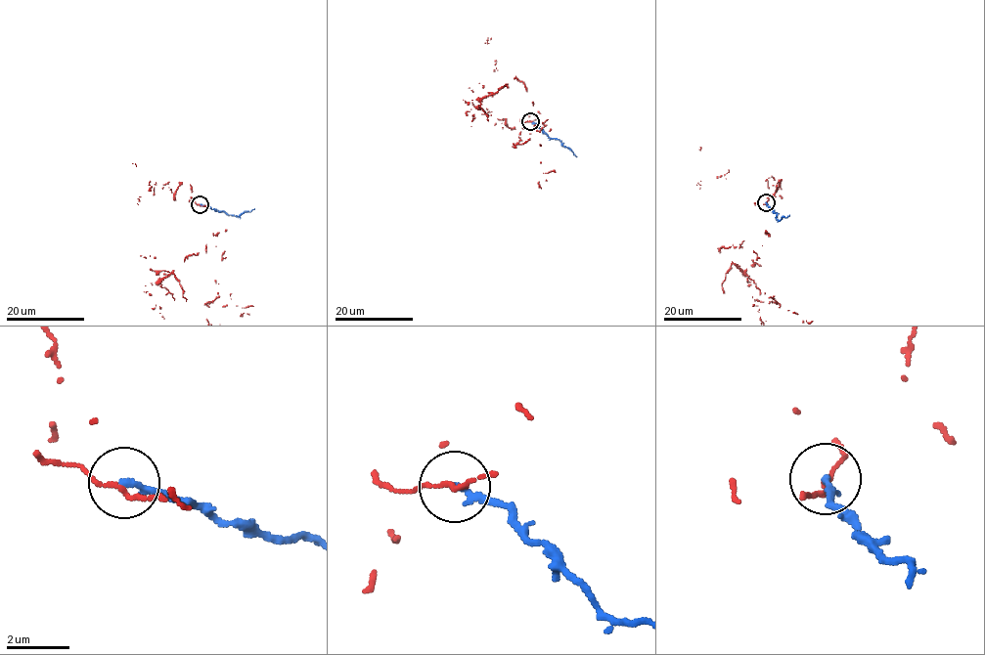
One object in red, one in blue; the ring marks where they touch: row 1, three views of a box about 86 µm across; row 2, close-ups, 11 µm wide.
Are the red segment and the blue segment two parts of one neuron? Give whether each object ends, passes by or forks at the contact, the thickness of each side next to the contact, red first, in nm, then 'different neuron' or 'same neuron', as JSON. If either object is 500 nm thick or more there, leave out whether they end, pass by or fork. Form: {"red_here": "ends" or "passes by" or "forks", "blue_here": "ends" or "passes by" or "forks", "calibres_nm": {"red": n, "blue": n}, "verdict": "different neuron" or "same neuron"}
{"red_here": "passes by", "blue_here": "ends", "calibres_nm": {"red": 120, "blue": 200}, "verdict": "different neuron"}

